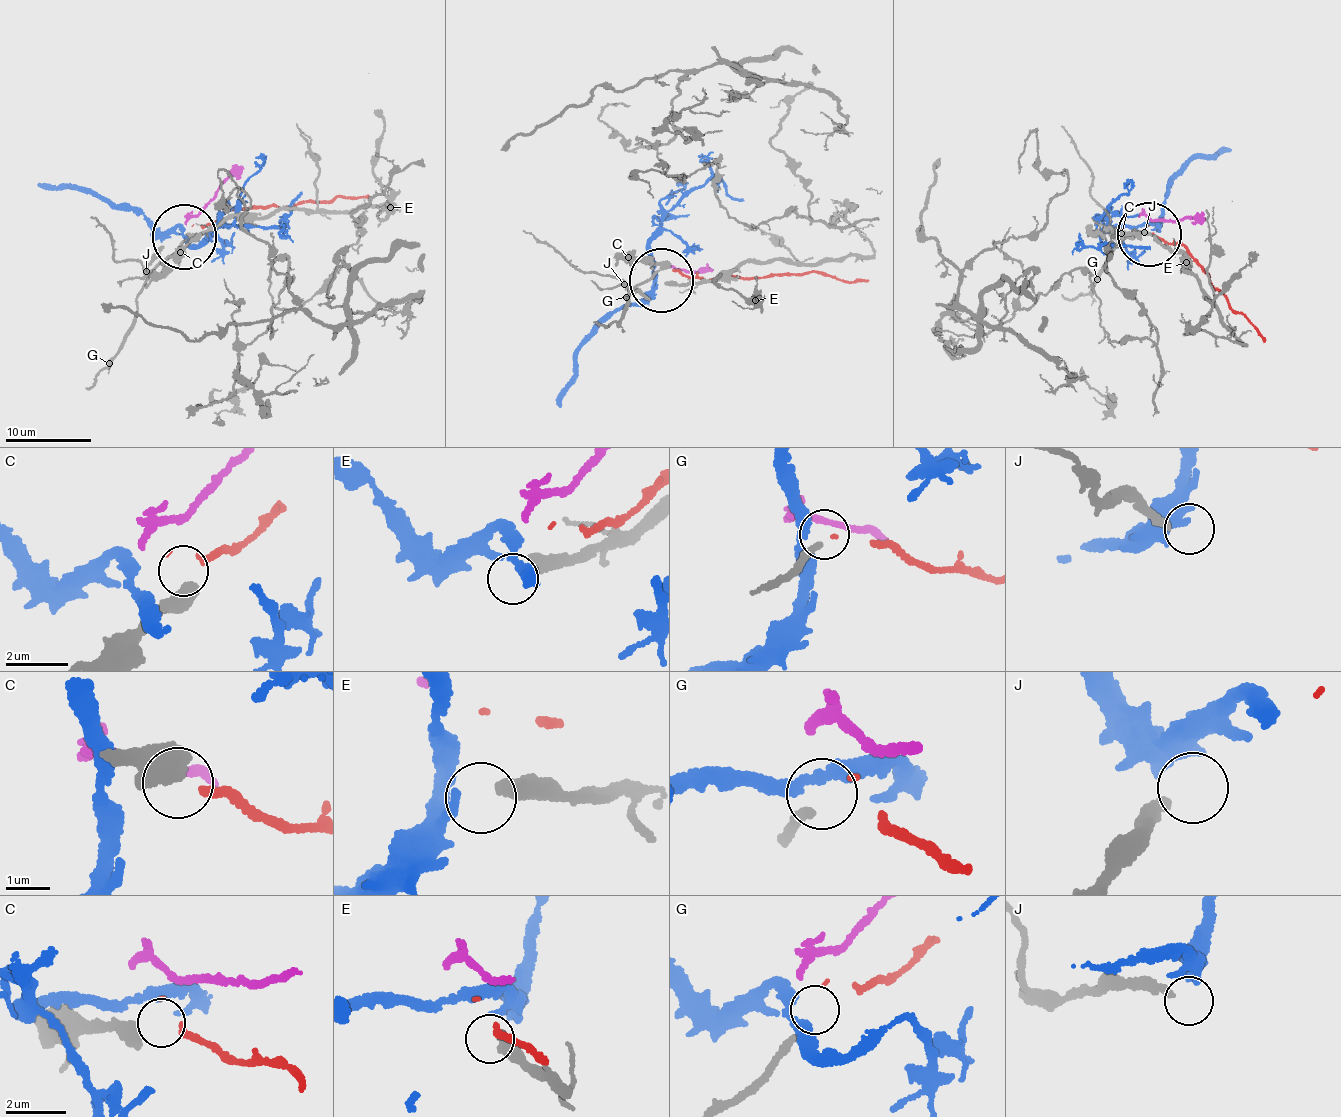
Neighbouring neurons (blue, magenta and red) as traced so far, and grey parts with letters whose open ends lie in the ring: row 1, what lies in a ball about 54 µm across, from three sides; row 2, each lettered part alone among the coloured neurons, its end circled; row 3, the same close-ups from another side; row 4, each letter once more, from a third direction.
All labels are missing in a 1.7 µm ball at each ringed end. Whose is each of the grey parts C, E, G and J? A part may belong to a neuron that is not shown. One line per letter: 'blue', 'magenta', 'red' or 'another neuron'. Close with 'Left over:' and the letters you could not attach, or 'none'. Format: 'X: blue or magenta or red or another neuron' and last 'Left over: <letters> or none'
C: another neuron
E: another neuron
G: another neuron
J: another neuron
Left over: C, E, G, J

